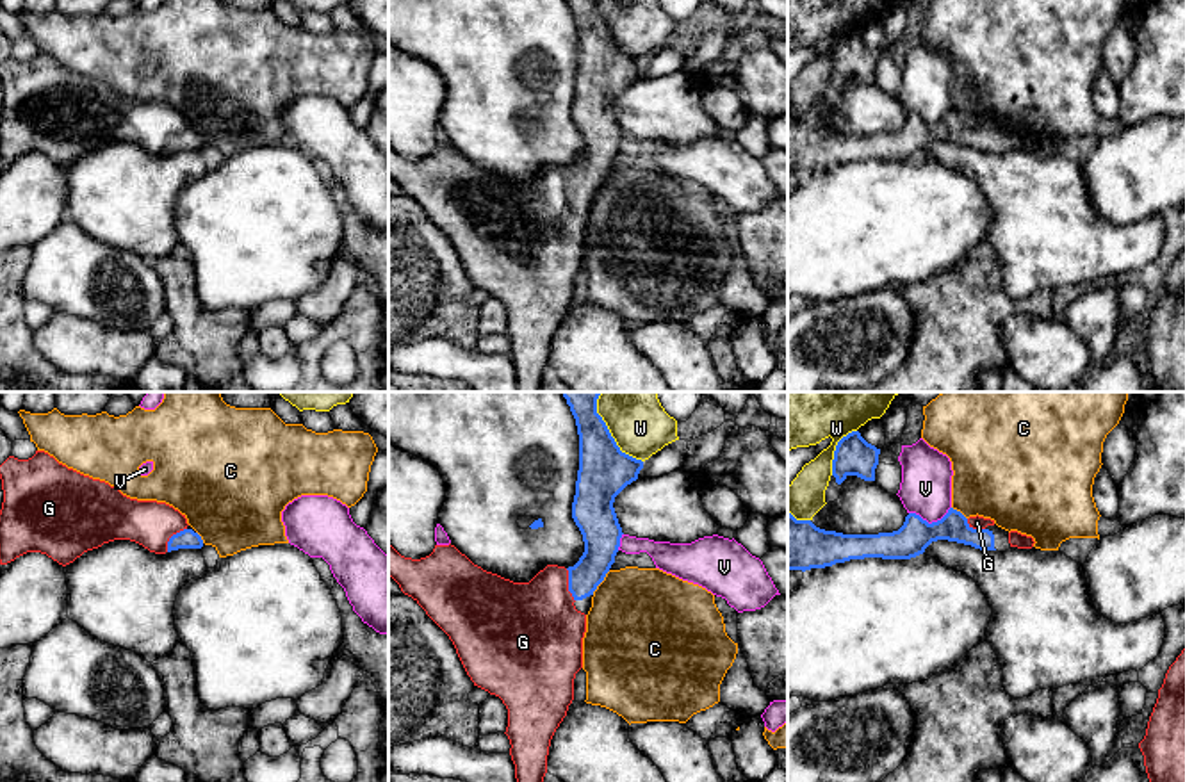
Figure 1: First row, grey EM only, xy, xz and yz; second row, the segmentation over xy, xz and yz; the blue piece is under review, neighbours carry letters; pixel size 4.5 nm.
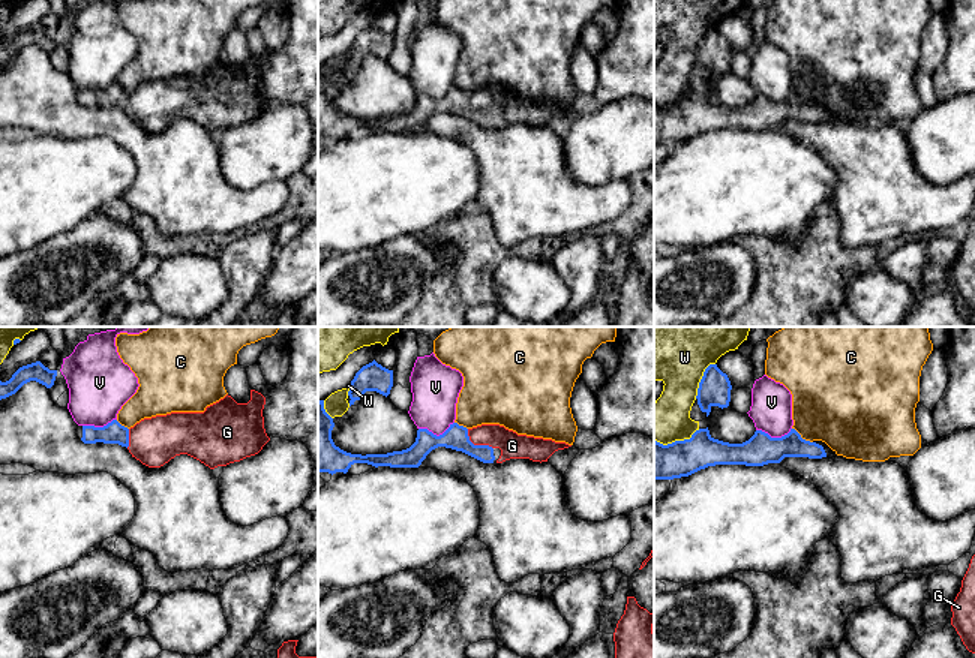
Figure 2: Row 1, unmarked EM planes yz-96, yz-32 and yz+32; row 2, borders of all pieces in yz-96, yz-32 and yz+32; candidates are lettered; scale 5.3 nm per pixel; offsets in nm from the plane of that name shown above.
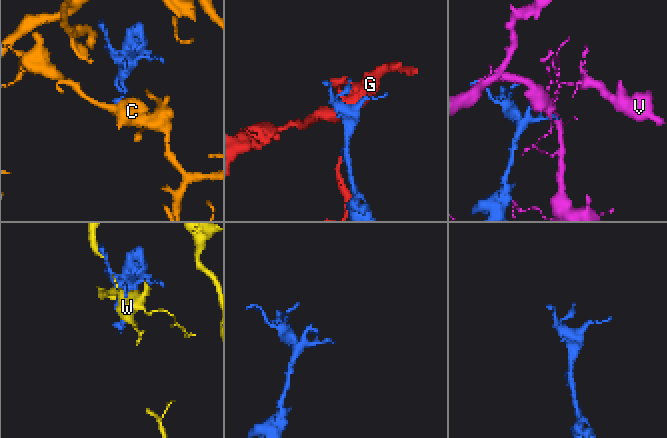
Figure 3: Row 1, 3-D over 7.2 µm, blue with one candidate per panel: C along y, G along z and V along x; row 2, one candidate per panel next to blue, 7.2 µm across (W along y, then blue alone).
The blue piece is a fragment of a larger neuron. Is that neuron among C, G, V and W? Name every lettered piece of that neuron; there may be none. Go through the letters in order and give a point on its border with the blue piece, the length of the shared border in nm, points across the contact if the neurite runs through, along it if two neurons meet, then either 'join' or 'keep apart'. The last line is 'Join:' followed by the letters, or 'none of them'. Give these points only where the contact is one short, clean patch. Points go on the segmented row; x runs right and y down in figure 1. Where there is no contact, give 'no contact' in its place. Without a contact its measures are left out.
C: contact xz (601, 581); length 140 nm; keep apart
G: contact xz (569, 585); length 160 nm; way xz (601, 540), (599, 554), (569, 585), (533, 627); join
V: contact yz (932, 522); length 190 nm; keep apart
W: contact xz (608, 431); length 380 nm; keep apart
Join: G

